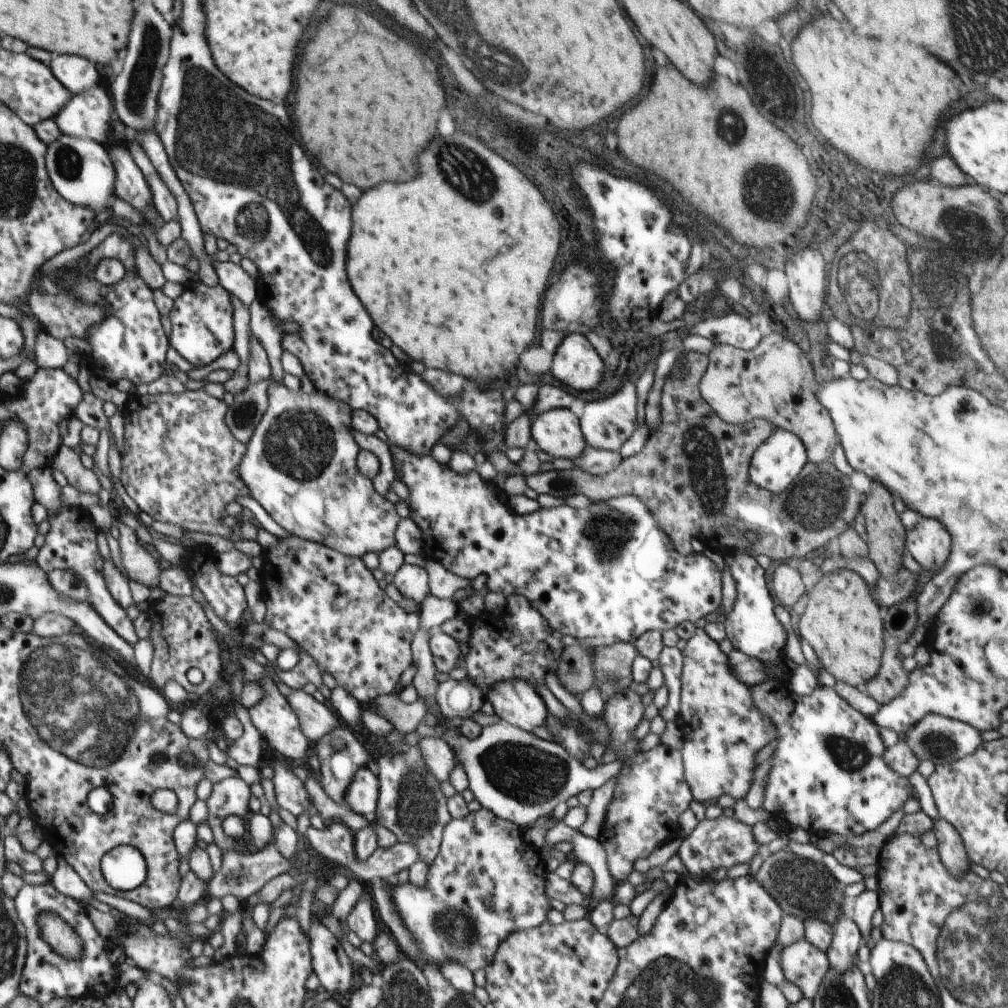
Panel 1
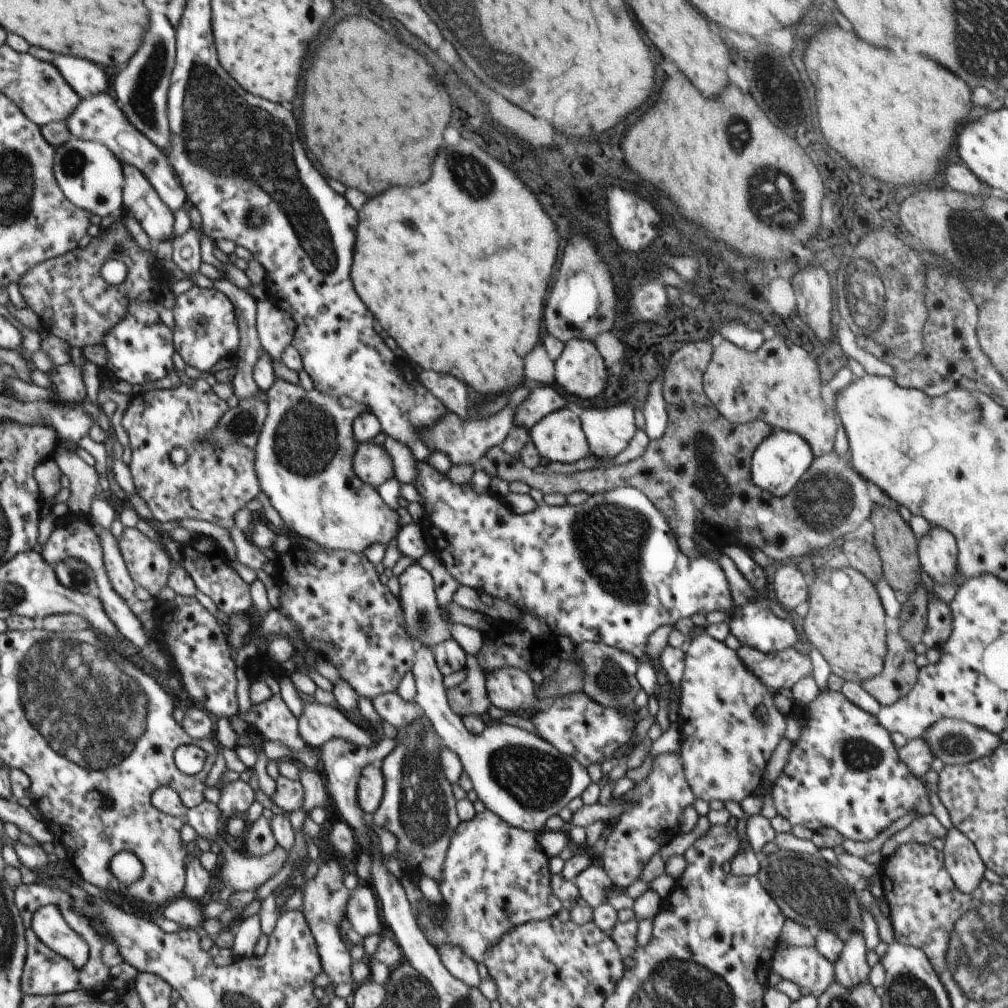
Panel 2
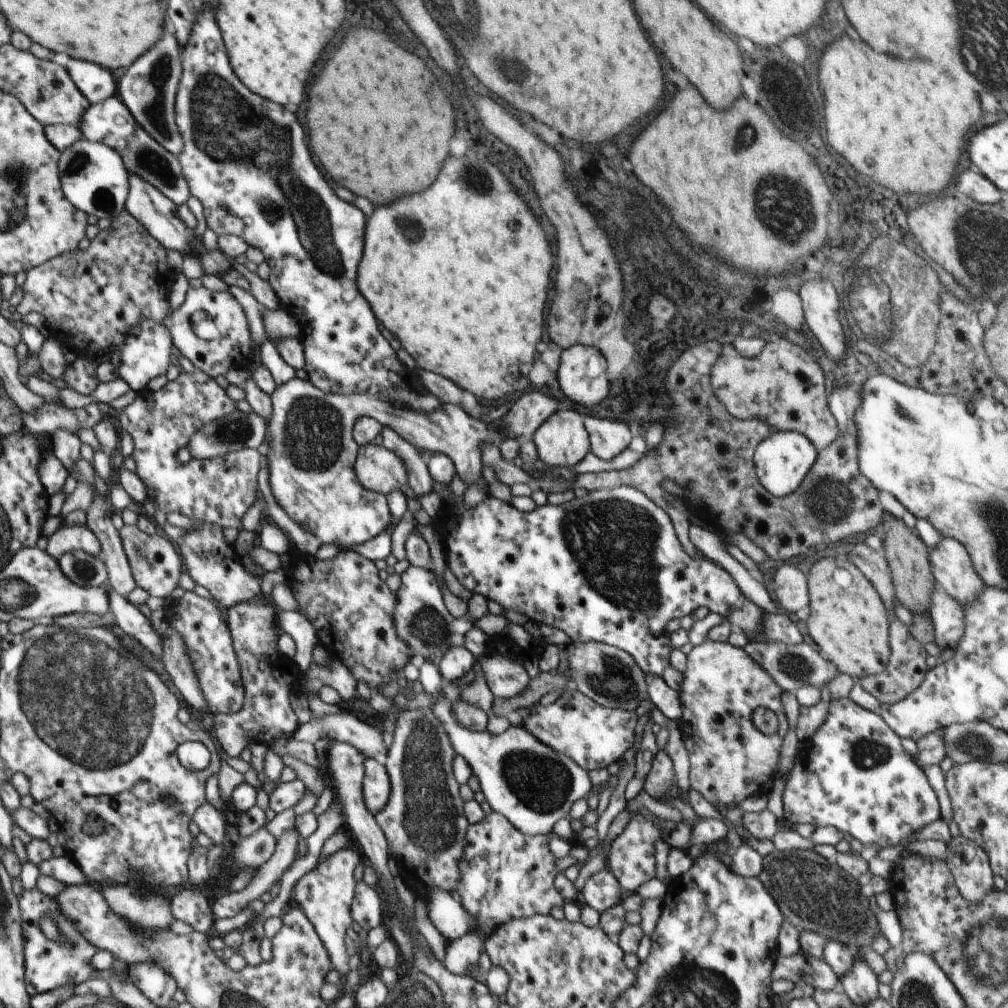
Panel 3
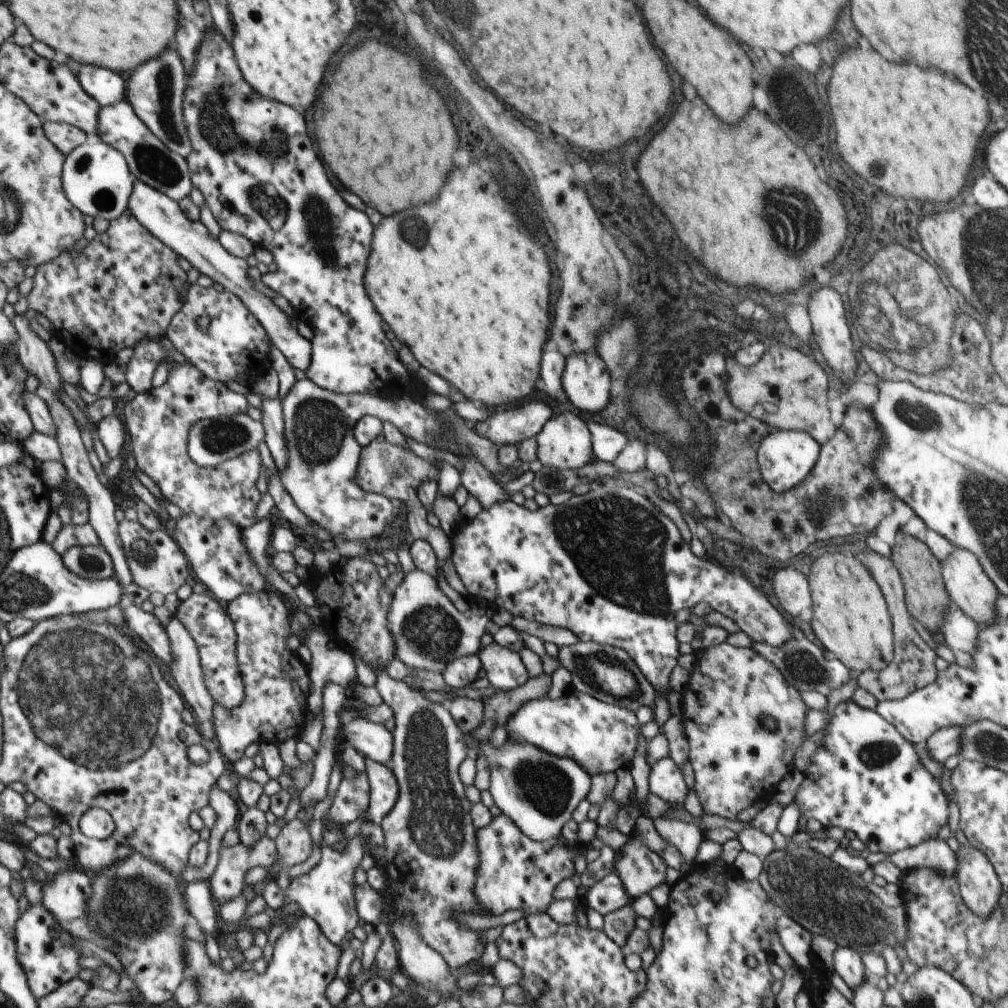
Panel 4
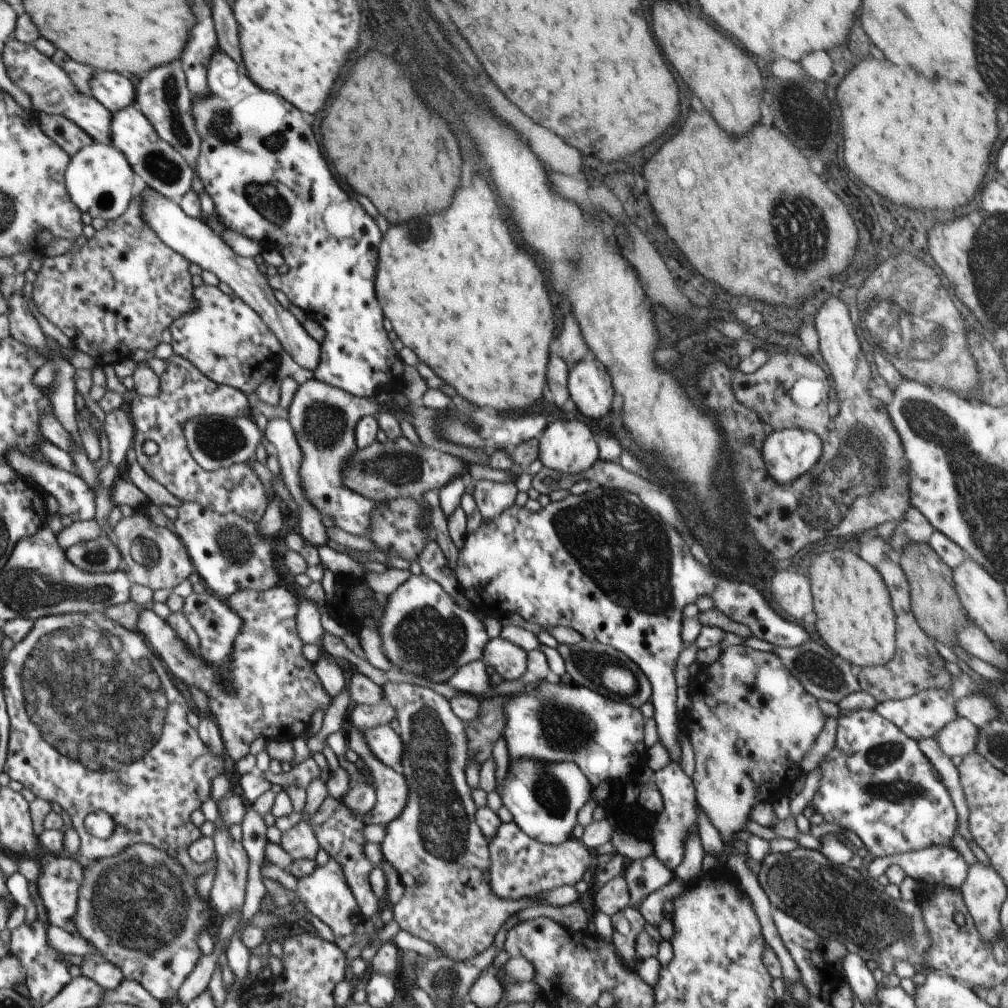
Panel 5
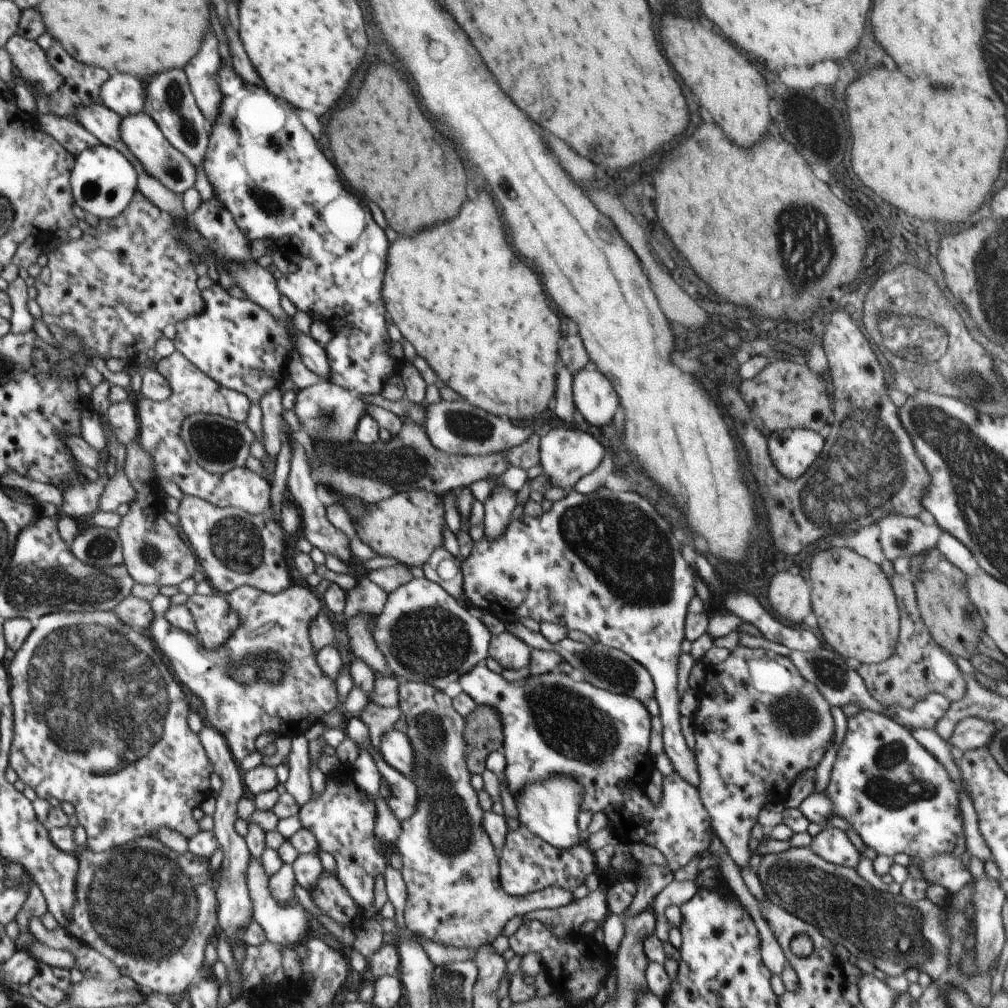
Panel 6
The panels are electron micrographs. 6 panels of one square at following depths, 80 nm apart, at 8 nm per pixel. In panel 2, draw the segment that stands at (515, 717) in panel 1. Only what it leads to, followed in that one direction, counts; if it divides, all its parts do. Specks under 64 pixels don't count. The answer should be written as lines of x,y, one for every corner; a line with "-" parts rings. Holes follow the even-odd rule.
502,667
485,674
491,704
504,710
533,707
538,698
531,676
522,669

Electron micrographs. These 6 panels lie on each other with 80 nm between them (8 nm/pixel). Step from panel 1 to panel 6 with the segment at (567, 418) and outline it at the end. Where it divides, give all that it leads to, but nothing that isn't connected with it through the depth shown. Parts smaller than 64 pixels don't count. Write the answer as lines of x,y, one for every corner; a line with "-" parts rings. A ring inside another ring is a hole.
556,428
541,437
540,462
542,474
546,475
554,487
574,490
575,484
582,477
594,472
605,455
605,448
594,436
570,428

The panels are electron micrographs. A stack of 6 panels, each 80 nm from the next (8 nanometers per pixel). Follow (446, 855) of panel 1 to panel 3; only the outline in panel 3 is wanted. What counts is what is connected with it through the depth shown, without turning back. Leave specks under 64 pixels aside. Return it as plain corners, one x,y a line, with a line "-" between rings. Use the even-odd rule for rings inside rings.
490,812
483,821
468,825
463,858
459,861
461,881
450,894
457,899
470,914
480,921
480,927
472,933
484,933
487,938
500,925
512,919
528,918
534,915
548,915
554,906
564,906
565,899
560,896
557,879
561,870
557,867
554,854
550,851
550,837
522,834
503,814

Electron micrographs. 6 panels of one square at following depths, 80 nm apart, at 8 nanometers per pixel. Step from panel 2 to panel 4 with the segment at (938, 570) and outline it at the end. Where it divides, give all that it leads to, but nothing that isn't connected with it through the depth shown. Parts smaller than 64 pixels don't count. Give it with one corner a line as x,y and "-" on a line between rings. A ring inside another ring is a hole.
955,546
951,555
940,562
946,590
957,607
963,610
966,616
975,620
977,624
990,625
995,623
997,621
996,601
999,597
999,590
981,568
975,554

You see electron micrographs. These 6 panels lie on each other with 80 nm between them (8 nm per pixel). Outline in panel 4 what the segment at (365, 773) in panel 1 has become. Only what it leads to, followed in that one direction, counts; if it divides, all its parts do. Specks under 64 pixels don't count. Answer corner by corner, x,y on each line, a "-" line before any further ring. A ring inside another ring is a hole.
364,758
365,771
371,786
370,802
364,817
359,817
343,827
347,843
361,833
361,827
365,823
380,825
384,817
394,808
399,796
399,784
394,771
371,758

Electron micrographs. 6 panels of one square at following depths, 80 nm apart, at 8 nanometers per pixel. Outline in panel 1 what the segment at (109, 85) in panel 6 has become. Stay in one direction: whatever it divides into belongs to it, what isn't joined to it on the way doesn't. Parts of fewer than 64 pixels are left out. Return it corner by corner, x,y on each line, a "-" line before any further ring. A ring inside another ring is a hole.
54,55
50,67
54,76
74,95
100,84
100,74
96,65
84,57

